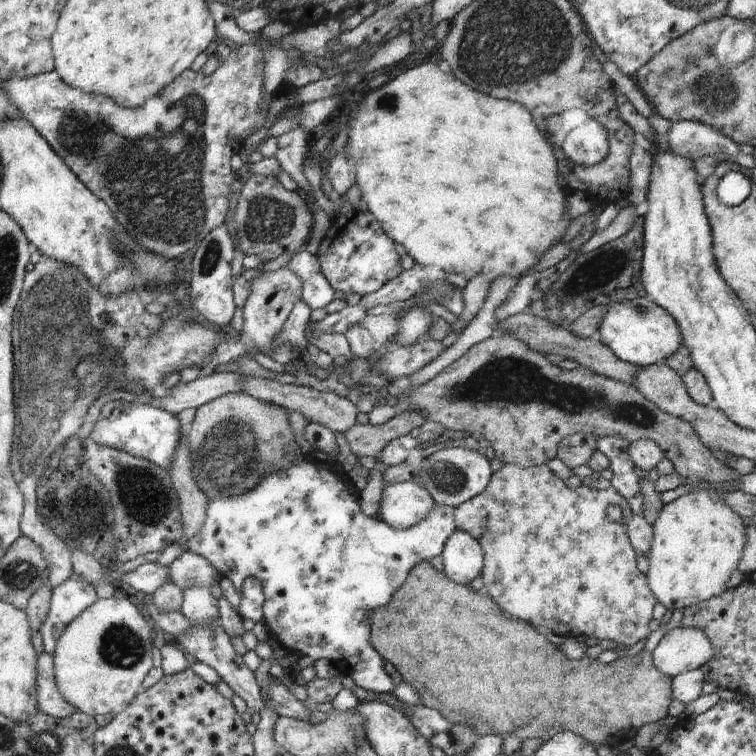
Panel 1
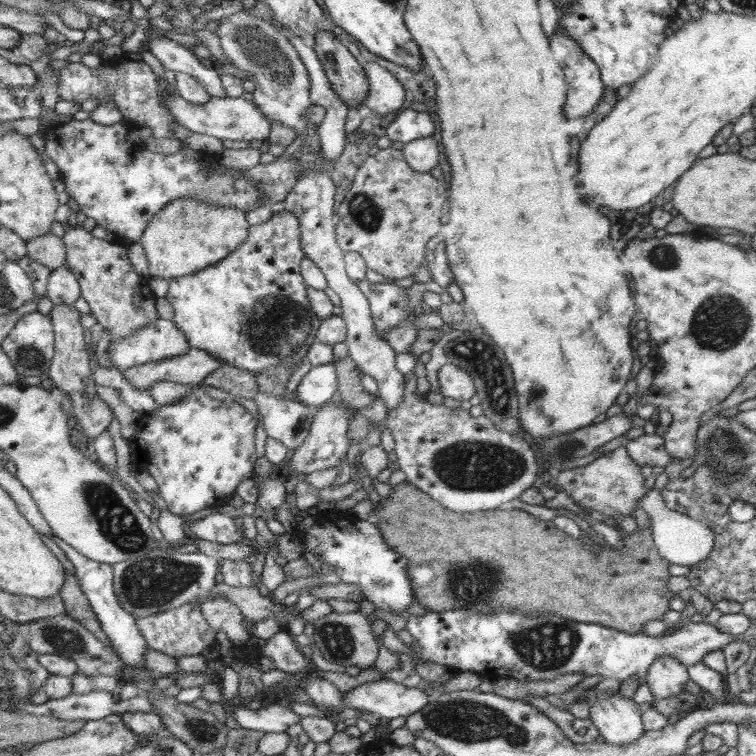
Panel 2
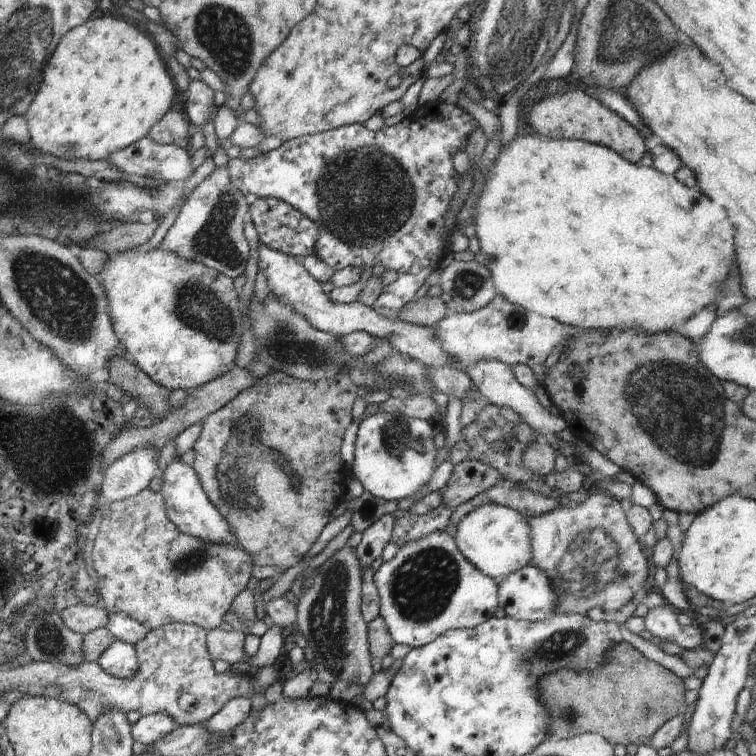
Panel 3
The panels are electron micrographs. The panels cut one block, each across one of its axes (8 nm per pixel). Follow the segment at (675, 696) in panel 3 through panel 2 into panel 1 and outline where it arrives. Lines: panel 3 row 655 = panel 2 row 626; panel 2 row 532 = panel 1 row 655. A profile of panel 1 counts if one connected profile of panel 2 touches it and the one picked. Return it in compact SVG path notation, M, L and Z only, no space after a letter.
M416 562L416 566L412 566L406 582L392 594L392 598L386 606L376 608L368 616L368 624L370 624L370 646L380 654L382 659L394 666L396 671L402 675L404 682L408 682L410 686L414 686L418 690L418 694L422 698L422 705L438 710L452 724L472 726L478 738L486 735L500 735L501 737L512 735L518 736L523 741L531 738L542 738L542 740L548 741L560 732L569 731L582 736L597 748L600 744L620 745L623 741L634 738L635 732L645 724L656 723L669 716L668 709L673 701L671 692L673 679L656 668L651 652L644 650L636 656L624 657L622 655L609 664L601 664L598 660L588 658L588 656L580 658L580 660L568 660L568 658L564 658L564 654L558 646L548 642L531 625L504 614L504 610L500 610L500 606L487 593L474 590L466 584L451 582L442 571L436 570L429 562Z

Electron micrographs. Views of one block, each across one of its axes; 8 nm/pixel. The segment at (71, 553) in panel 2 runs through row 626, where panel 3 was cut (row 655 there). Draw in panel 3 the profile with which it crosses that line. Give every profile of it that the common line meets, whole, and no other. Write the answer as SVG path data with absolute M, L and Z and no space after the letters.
M115 641L100 655L101 669L117 679L131 679L138 670L138 657L134 645Z

